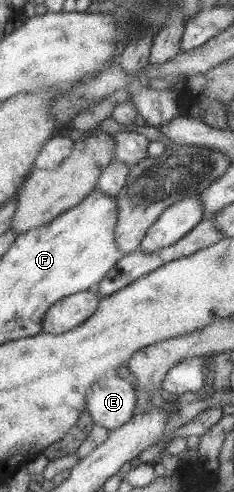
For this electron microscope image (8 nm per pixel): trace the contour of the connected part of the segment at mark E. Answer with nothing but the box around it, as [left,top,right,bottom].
[86,373,137,431]

